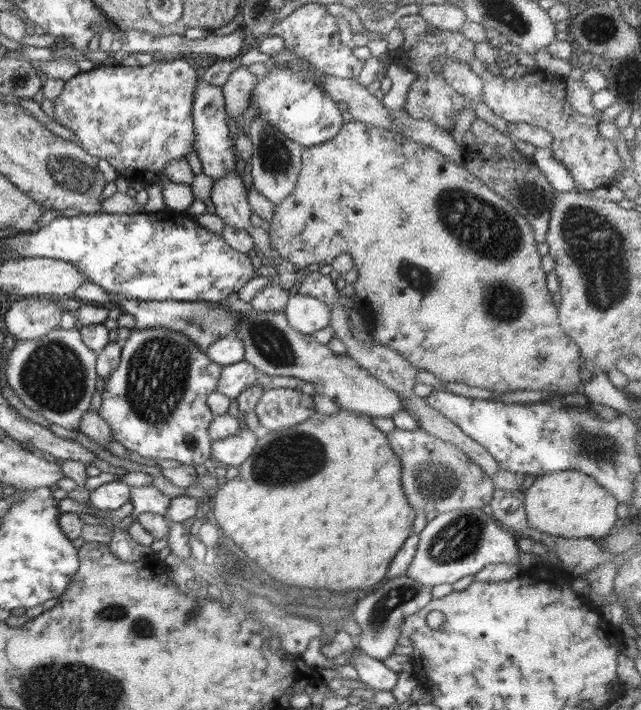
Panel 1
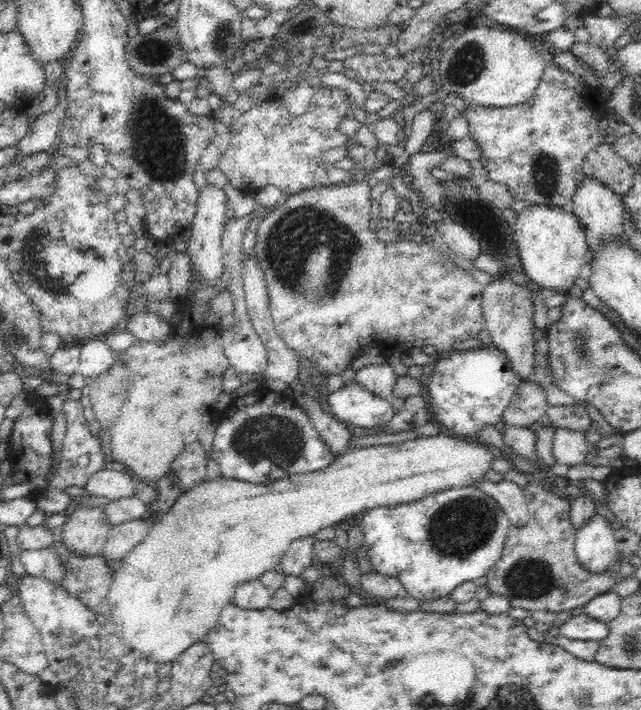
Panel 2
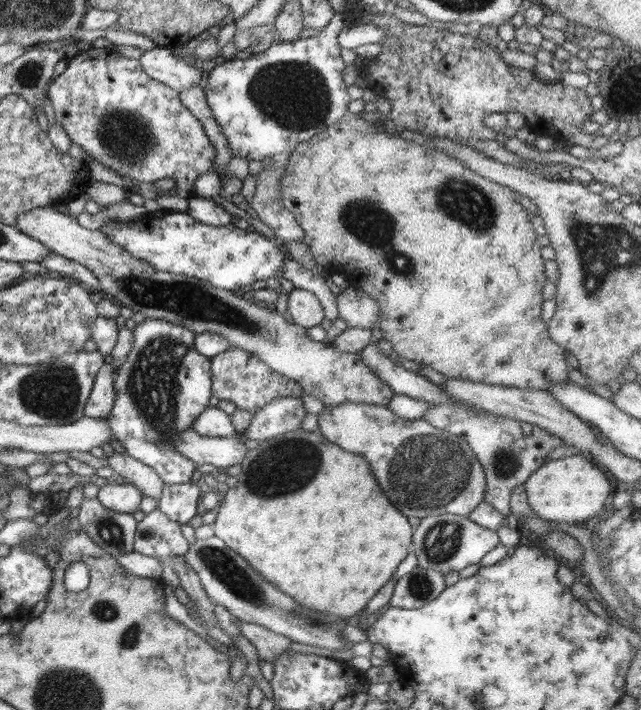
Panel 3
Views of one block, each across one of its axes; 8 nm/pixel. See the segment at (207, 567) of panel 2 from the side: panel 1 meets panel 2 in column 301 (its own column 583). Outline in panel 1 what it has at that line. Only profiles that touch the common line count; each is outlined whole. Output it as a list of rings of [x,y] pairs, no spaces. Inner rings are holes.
[[[574,470],[538,477],[532,486],[524,490],[528,526],[537,532],[564,539],[604,539],[619,527],[618,504],[618,500],[596,480]]]

